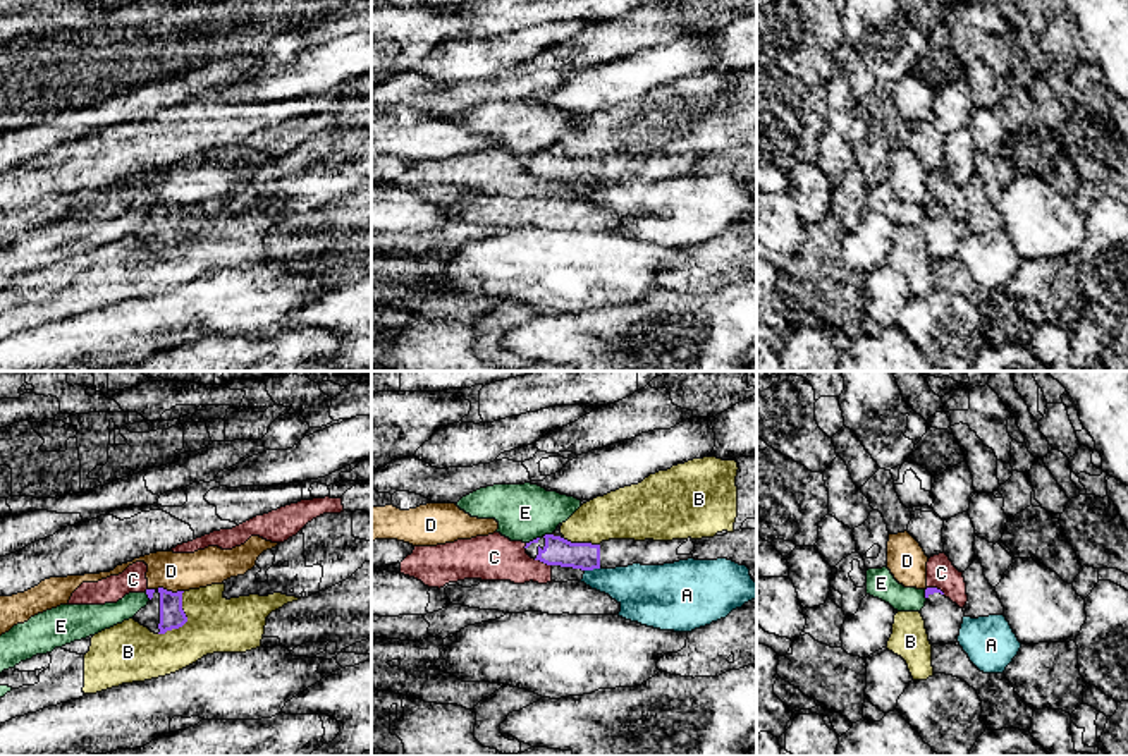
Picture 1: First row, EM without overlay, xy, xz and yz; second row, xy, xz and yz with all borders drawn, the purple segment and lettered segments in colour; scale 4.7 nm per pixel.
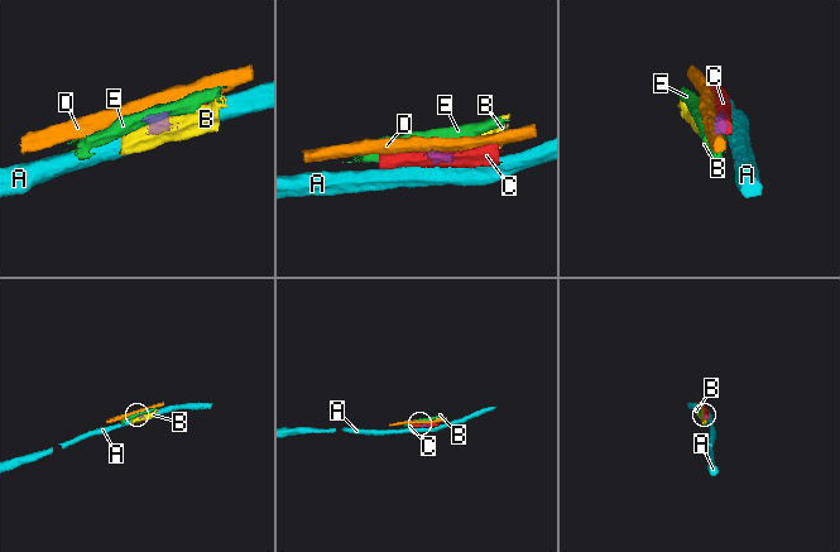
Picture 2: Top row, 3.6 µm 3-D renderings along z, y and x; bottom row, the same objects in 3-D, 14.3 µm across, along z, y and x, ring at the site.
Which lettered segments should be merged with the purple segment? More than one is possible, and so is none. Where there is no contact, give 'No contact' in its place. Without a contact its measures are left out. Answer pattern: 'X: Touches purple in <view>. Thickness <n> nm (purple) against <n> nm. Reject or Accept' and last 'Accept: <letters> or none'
A: Touches purple in xz. Thickness 130 nm (purple) against 240 nm. Reject
B: Touches purple in xy. Thickness 120 nm (purple) against 260 nm. Reject
C: Touches purple in xz. Thickness 130 nm (purple) against 220 nm. Reject
D: Touches purple in xy. Thickness 120 nm (purple) against 180 nm. Reject
E: Touches purple in xz. Thickness 130 nm (purple) against 260 nm. Reject
Accept: none

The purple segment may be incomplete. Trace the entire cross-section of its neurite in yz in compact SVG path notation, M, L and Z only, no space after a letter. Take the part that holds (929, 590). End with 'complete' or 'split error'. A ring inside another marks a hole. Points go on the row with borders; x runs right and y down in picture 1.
M937 588L925 589L922 617L930 644L951 644L958 641L965 612Z | split error

